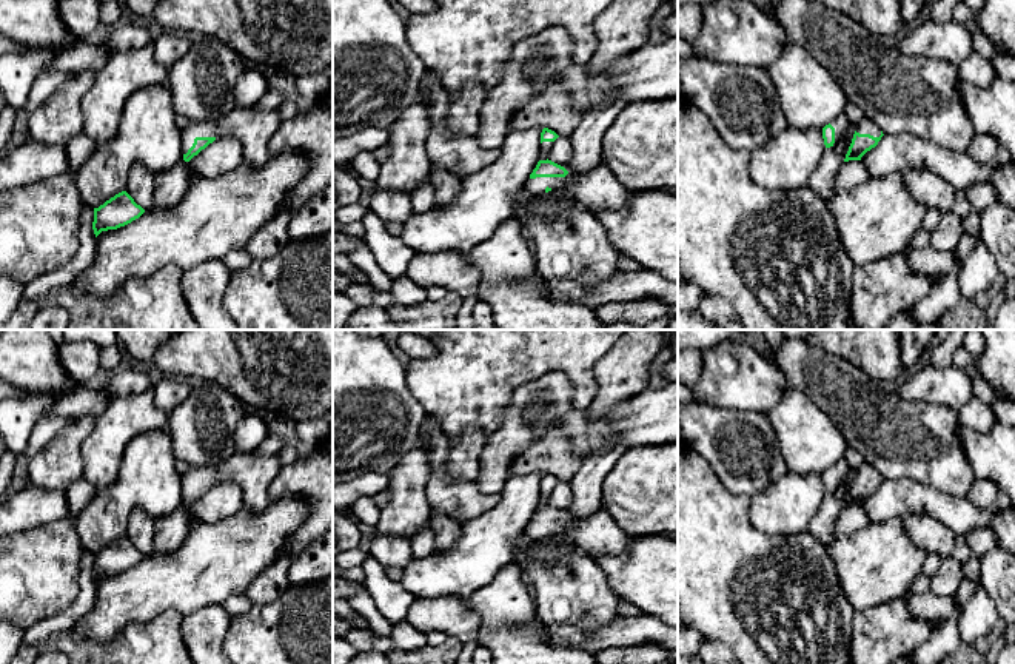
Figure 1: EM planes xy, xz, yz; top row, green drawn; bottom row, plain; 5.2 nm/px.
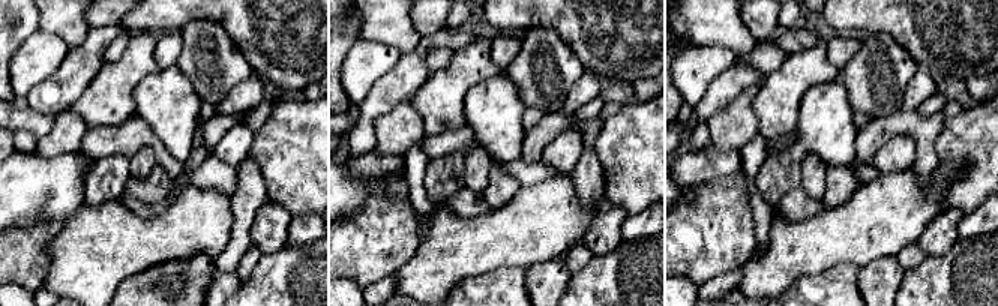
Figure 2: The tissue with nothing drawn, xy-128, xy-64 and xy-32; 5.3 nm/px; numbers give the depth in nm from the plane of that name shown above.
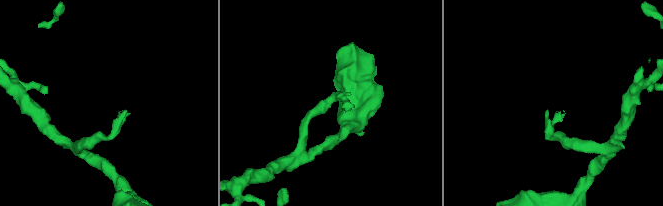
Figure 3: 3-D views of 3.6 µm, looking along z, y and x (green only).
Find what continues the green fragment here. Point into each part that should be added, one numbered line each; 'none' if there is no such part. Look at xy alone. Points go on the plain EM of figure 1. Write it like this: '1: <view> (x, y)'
1: xy (253, 473)

